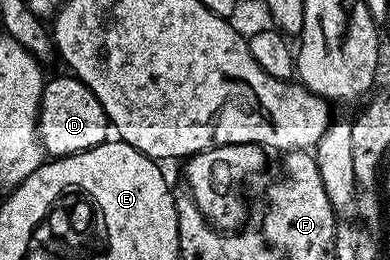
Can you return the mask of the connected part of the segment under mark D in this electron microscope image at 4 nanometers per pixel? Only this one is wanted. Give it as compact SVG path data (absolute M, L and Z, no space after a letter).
M64 74L46 79L41 95L41 115L39 135L41 144L50 157L74 156L76 152L86 152L104 144L111 136L111 125L99 98L83 81L72 74Z

